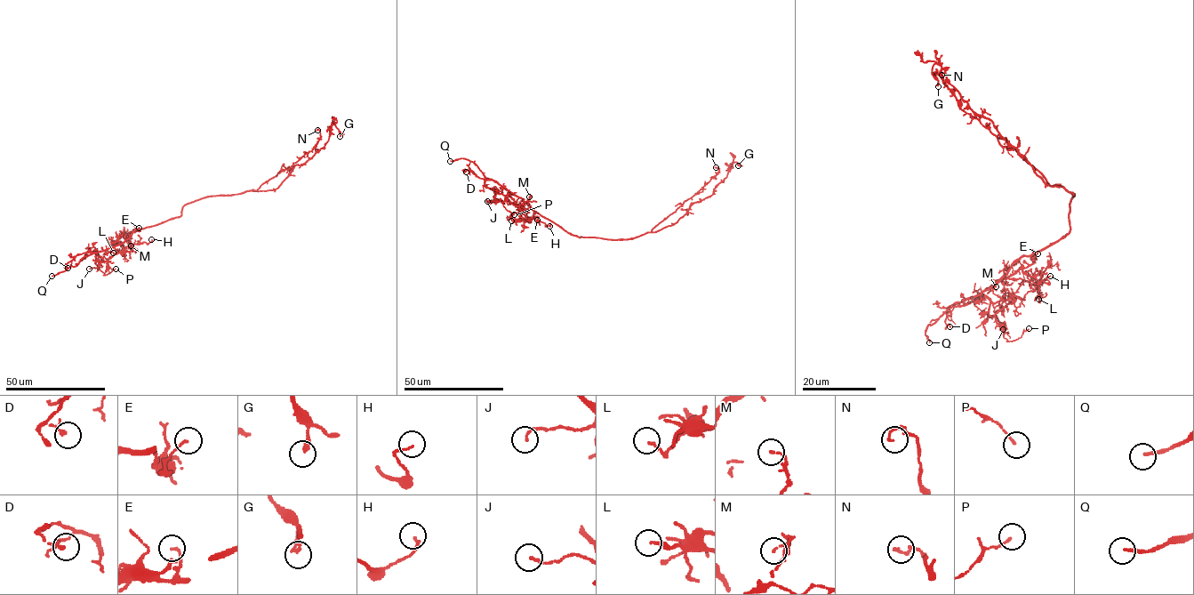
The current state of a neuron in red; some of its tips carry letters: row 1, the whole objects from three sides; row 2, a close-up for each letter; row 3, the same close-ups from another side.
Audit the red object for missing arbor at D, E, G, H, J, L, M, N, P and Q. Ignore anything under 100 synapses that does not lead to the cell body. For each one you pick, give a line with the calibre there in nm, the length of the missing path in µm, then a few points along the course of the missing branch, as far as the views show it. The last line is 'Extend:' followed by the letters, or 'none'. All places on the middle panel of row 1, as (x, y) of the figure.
Q: calibre 180 nm; missing 50 µm
Extend: Q

